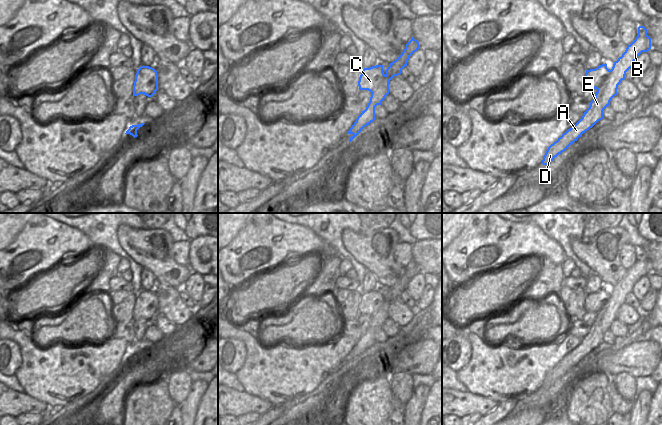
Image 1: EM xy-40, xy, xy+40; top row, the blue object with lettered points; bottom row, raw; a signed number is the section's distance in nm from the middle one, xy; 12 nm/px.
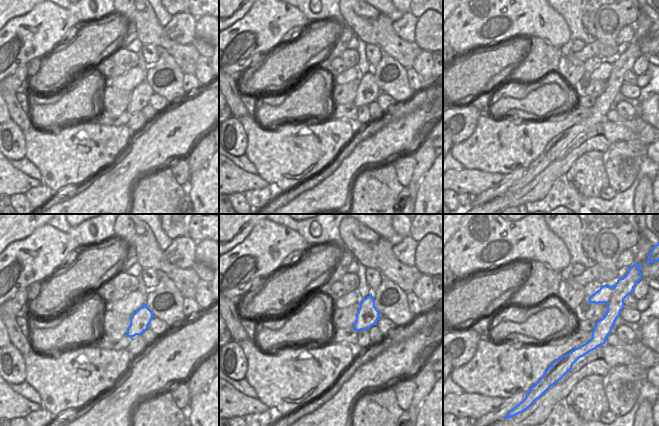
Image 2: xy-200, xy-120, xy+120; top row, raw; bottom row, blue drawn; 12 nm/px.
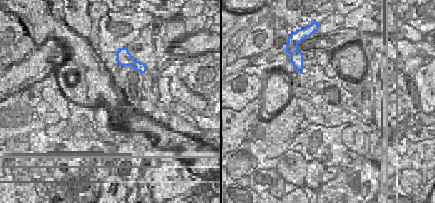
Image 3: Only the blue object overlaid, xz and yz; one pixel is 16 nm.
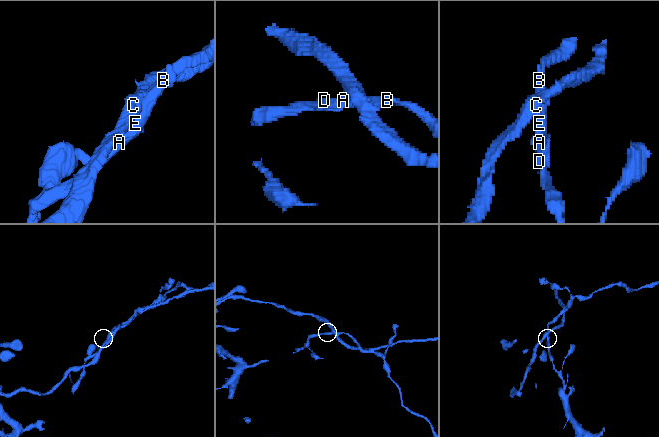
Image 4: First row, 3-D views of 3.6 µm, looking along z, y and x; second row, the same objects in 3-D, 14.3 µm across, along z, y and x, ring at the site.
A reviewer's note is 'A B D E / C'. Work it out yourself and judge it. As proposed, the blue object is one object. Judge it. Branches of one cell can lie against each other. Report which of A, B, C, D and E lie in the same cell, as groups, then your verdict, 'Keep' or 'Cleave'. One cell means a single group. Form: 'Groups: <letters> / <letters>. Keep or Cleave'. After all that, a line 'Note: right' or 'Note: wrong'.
Groups: A B D E / C. Cleave
Note: right

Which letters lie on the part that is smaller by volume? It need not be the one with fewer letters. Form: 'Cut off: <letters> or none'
Cut off: A, B, D, E

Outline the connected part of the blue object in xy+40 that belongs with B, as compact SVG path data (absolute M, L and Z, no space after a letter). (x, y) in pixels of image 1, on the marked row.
M639 26L637 37L630 45L627 45L622 56L614 62L609 76L597 89L594 99L583 113L582 118L548 147L542 160L543 165L549 165L583 133L603 119L603 111L610 105L611 99L617 95L618 85L625 79L626 72L633 67L634 61L642 52L648 52L650 49L651 38L647 35L647 29L644 26Z

